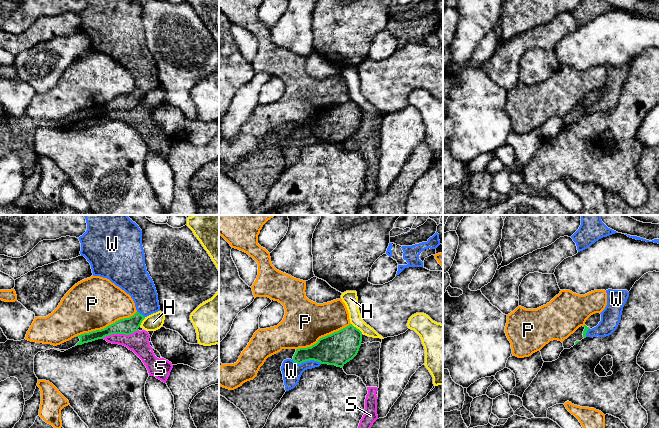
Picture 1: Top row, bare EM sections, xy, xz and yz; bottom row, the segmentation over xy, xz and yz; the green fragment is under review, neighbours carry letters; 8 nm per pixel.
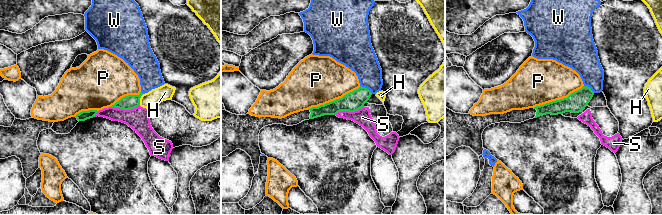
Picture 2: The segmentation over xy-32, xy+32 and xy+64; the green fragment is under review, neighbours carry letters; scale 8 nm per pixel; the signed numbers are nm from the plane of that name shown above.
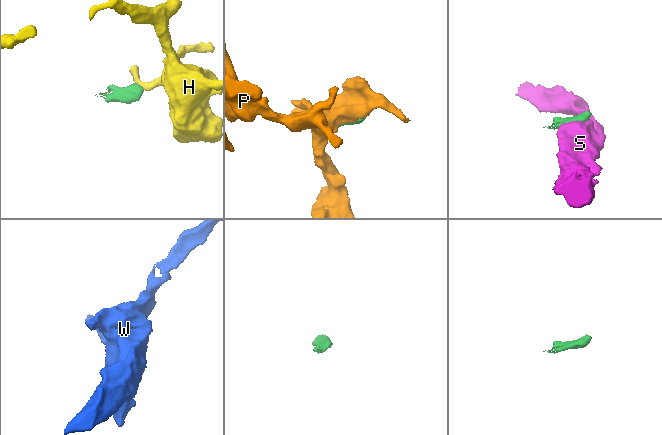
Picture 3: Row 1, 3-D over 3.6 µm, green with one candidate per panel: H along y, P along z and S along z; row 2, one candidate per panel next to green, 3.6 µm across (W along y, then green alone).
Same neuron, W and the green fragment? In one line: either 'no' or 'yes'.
no

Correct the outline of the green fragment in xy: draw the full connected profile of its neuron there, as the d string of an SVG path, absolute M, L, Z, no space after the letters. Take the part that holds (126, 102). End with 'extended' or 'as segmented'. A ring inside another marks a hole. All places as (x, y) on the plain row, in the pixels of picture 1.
M136 88L129 94L124 94L104 105L84 109L60 121L7 116L0 119L0 158L15 153L21 159L24 175L29 176L36 165L38 154L34 149L34 133L38 128L50 125L68 126L77 121L103 115L112 110L130 111L138 106L145 93Z; extended

